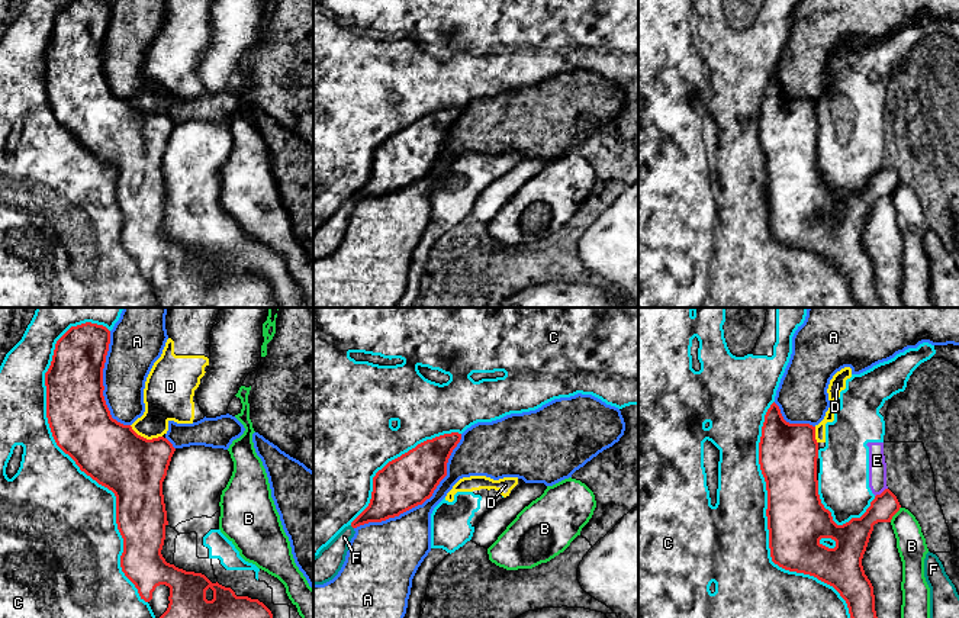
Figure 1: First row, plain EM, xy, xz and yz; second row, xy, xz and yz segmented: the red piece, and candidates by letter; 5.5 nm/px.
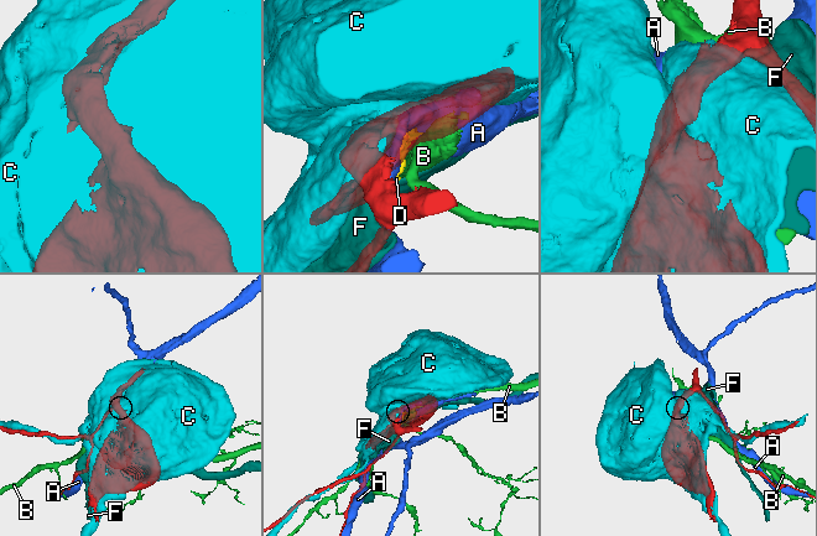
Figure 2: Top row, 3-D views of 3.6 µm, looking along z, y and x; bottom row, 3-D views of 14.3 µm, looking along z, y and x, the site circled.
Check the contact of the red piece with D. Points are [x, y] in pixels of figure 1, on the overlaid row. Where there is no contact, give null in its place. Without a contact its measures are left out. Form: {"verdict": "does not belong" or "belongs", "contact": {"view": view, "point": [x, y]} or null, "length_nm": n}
{"verdict": "does not belong", "contact": {"view": "xy", "point": [145, 438]}, "length_nm": 200}

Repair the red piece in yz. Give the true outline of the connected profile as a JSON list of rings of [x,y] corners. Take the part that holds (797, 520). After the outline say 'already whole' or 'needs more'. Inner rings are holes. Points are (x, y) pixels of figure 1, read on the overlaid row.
[[[773,402],[759,442],[772,561],[833,586],[846,601],[850,618],[878,618],[862,559],[873,525],[891,522],[901,505],[885,489],[860,518],[837,525],[818,495],[817,458],[815,427],[786,422]]] | already whole

